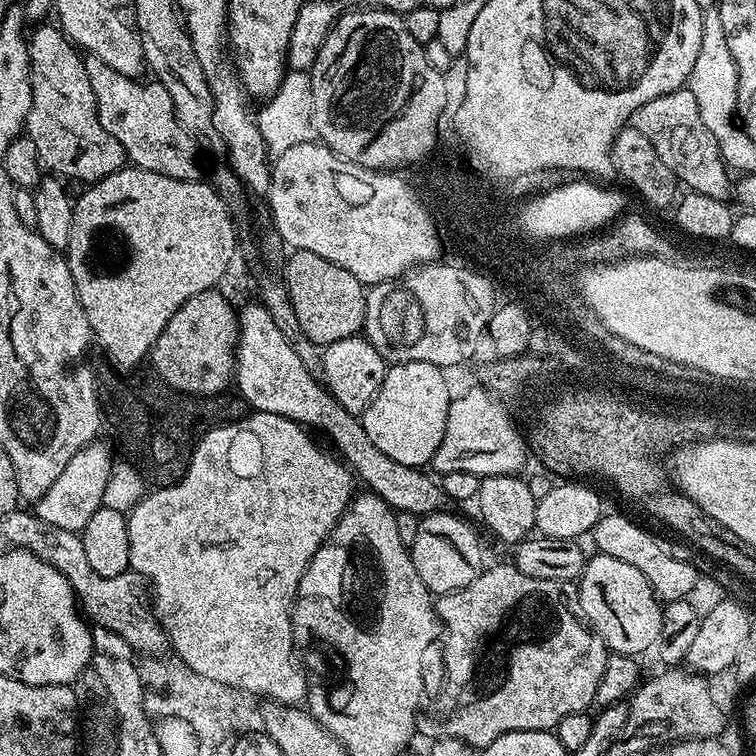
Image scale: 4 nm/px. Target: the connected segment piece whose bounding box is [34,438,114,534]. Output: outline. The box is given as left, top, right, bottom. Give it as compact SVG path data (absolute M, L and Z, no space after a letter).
M97 438L92 443L87 444L70 462L66 462L66 467L62 469L62 474L58 474L54 486L42 494L42 498L35 501L34 511L42 522L50 522L52 526L62 526L64 530L70 530L77 534L83 533L86 522L102 507L102 499L108 475L112 472L114 457L112 452Z

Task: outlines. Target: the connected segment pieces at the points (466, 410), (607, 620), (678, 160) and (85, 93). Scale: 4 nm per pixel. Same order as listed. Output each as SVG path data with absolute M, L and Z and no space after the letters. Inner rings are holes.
M484 386L467 390L466 394L451 401L448 405L446 430L442 434L442 442L438 442L438 450L430 465L431 471L436 474L443 474L454 470L466 470L466 474L474 474L481 478L517 475L521 471L520 467L524 464L524 442L526 446L526 440L520 437L515 422L508 417L508 412L503 407L505 405Z
M603 554L589 555L584 570L578 577L580 596L578 592L578 608L583 619L590 625L592 631L598 633L605 644L613 653L624 656L639 657L639 652L644 652L653 647L660 638L662 628L662 604L650 582L630 562L622 562L613 556Z
M687 86L646 102L646 106L642 106L632 116L630 124L650 138L650 146L654 146L658 158L670 166L683 187L723 201L731 195L730 170L721 158L714 134L706 130L702 114L698 114L698 102L694 102L694 94L690 94Z
M37 23L26 36L32 71L32 101L26 134L34 146L38 146L41 165L52 171L49 173L59 174L69 181L95 182L125 167L124 147L118 138L106 134L98 118L84 56L55 23L48 23Z

